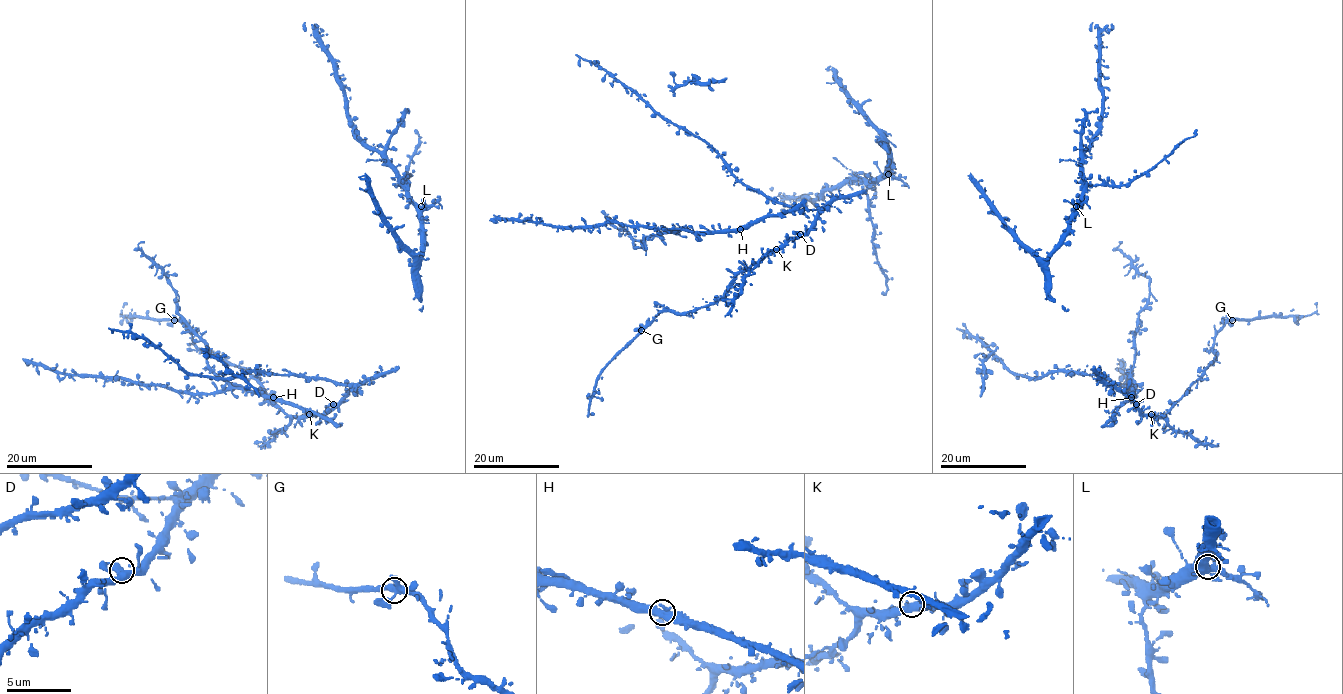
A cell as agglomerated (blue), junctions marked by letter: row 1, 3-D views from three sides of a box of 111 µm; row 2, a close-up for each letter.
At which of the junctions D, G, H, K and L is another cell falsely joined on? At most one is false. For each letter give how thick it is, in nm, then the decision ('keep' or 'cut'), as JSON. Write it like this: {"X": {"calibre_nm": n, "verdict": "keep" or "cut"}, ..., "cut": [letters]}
{"D": {"calibre_nm": 420, "verdict": "keep"}, "G": {"calibre_nm": 400, "verdict": "keep"}, "H": {"calibre_nm": 440, "verdict": "keep"}, "K": {"calibre_nm": 420, "verdict": "keep"}, "L": {"calibre_nm": 440, "verdict": "keep"}, "cut": []}

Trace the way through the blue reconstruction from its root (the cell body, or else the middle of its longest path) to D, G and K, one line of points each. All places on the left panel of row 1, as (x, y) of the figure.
D: (388, 371), (356, 384), (333, 404)
G: (388, 371), (356, 384), (326, 412), (289, 416), (246, 370), (202, 351), (187, 327), (174, 320)
K: (388, 371), (356, 384), (328, 411), (309, 414)

